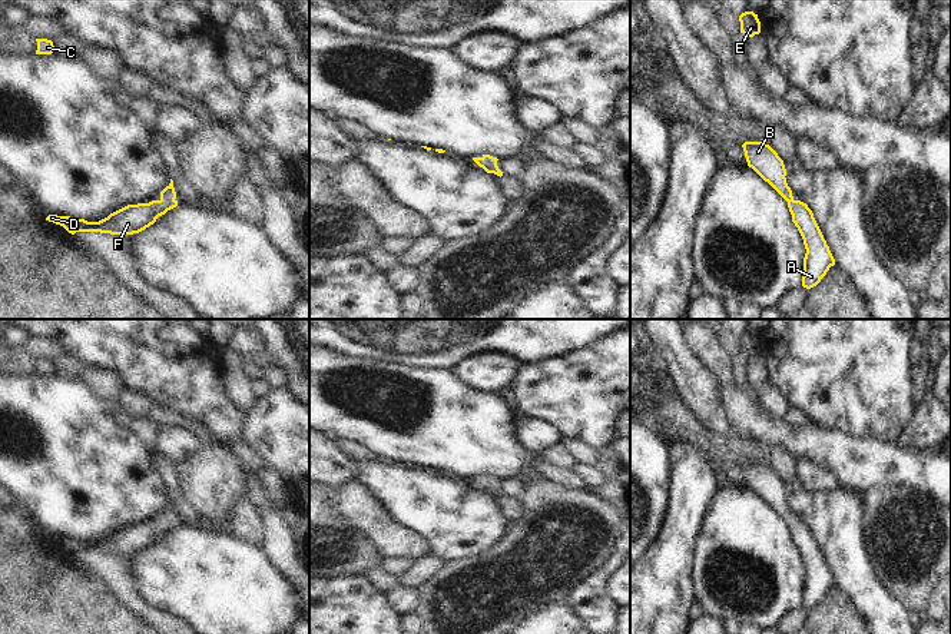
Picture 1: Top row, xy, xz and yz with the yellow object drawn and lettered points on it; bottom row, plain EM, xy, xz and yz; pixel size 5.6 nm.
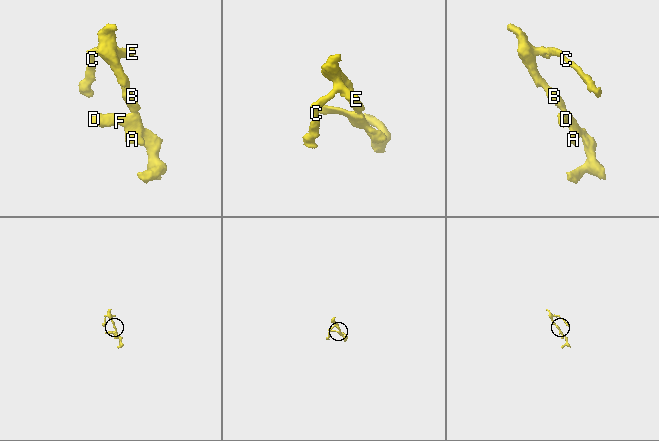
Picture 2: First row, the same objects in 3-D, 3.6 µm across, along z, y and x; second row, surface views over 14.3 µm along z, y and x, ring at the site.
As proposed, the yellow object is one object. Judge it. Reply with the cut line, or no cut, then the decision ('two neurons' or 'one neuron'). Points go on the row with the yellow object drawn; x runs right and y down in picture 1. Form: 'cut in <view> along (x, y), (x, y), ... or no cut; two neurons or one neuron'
no cut; one neuron

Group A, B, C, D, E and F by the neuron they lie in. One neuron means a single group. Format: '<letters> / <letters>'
A B C D E F

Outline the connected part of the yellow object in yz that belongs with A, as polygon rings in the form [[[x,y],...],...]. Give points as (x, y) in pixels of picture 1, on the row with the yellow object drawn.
[[[745,142],[742,145],[748,166],[768,182],[786,202],[792,222],[798,228],[806,249],[803,258],[802,286],[811,289],[826,275],[835,259],[806,203],[795,200],[786,183],[783,160],[766,143]]]

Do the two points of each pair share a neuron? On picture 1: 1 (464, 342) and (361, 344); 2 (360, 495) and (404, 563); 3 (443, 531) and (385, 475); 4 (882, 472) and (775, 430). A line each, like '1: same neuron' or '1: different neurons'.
1: same neuron
2: different neurons
3: same neuron
4: same neuron

